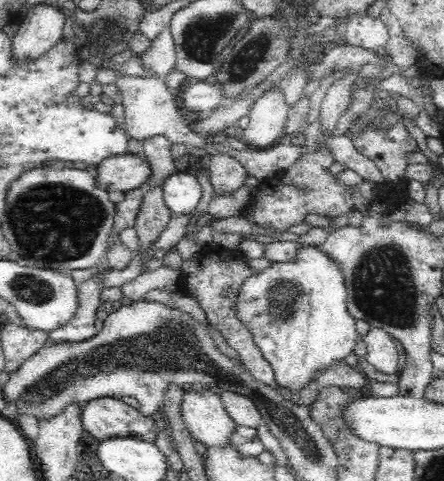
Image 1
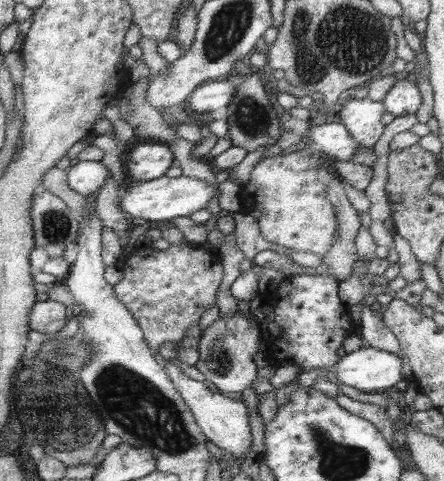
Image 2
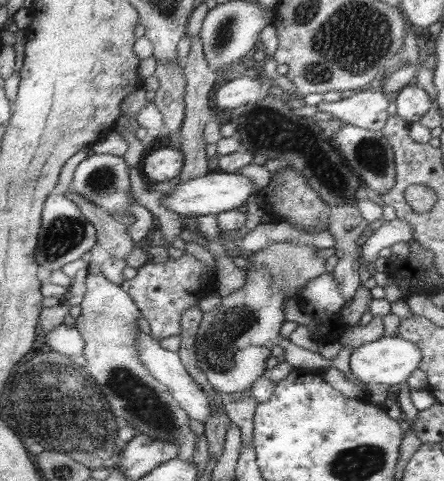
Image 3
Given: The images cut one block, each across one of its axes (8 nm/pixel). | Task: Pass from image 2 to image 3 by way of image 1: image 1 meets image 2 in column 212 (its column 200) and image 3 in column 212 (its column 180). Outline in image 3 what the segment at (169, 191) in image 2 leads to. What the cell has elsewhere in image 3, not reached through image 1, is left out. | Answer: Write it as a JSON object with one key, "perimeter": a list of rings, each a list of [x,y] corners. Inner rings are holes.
{"perimeter":[[[213,170],[203,178],[193,178],[189,182],[179,182],[179,186],[173,188],[173,192],[163,200],[163,206],[169,212],[177,212],[181,216],[219,216],[221,212],[229,212],[229,210],[237,210],[241,206],[247,206],[249,198],[253,194],[259,194],[255,190],[255,184],[251,184],[251,180],[247,180],[245,176],[239,174],[227,174],[221,170]]]}

